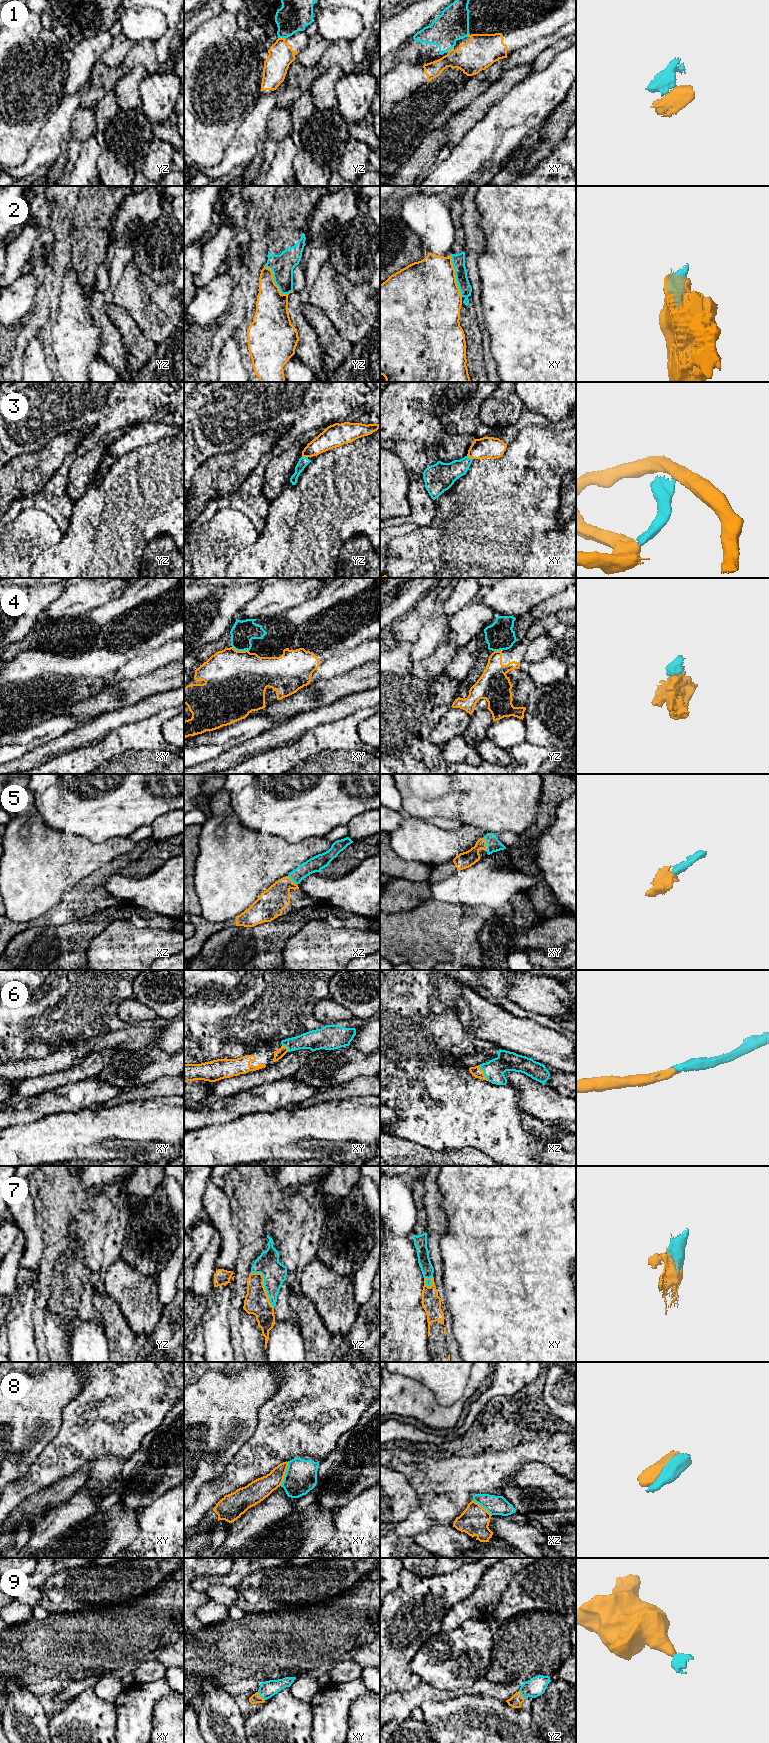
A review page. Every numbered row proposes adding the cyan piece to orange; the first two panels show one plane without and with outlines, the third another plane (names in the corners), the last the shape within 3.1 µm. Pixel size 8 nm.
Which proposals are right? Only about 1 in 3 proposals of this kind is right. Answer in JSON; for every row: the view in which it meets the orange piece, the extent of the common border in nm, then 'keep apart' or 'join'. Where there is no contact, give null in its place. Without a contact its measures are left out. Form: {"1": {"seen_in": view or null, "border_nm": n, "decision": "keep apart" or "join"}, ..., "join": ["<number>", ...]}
{"1": {"seen_in": "yz", "border_nm": 60, "decision": "keep apart"}, "2": {"seen_in": "yz", "border_nm": 300, "decision": "keep apart"}, "3": {"seen_in": "yz", "border_nm": 50, "decision": "keep apart"}, "4": {"seen_in": "xy", "border_nm": 140, "decision": "keep apart"}, "5": {"seen_in": "xy", "border_nm": 110, "decision": "join"}, "6": {"seen_in": "xz", "border_nm": 150, "decision": "join"}, "7": {"seen_in": "yz", "border_nm": 340, "decision": "join"}, "8": {"seen_in": "xy", "border_nm": 200, "decision": "keep apart"}, "9": {"seen_in": "xy", "border_nm": 90, "decision": "join"}, "join": ["5", "6", "7", "9"]}

